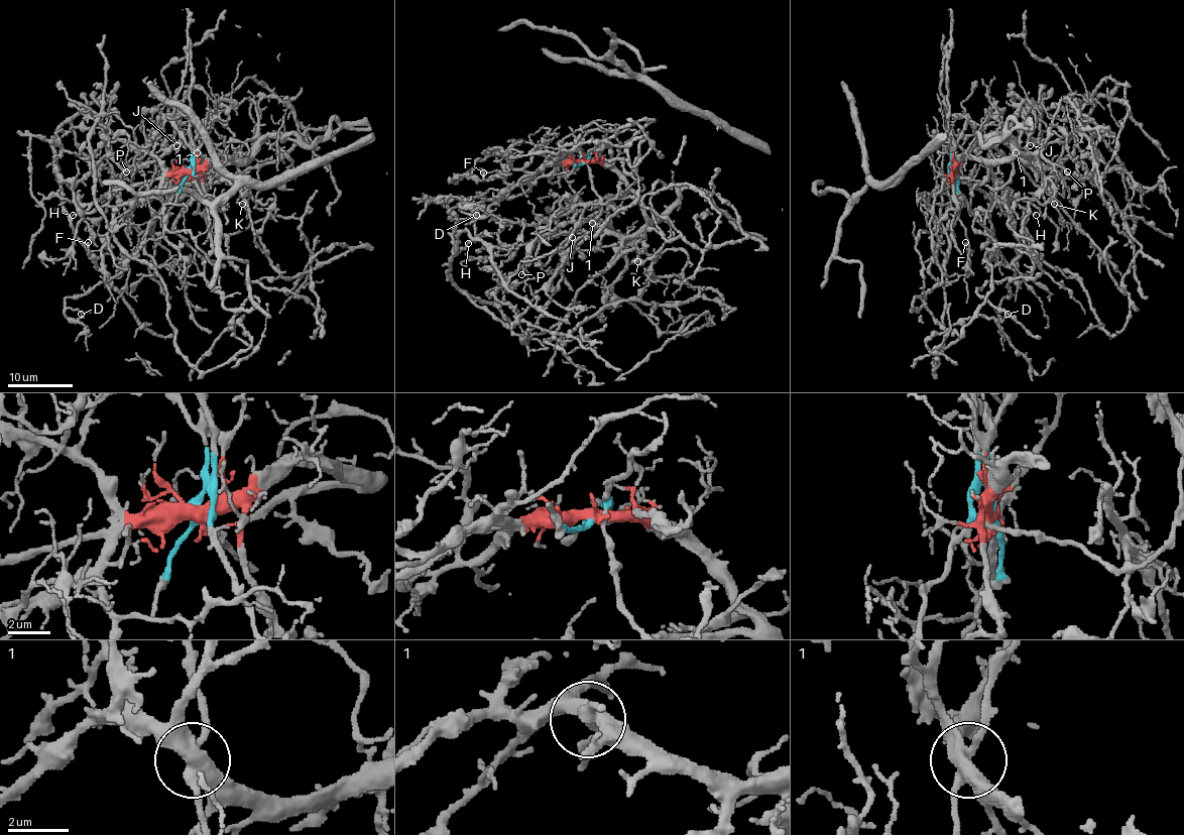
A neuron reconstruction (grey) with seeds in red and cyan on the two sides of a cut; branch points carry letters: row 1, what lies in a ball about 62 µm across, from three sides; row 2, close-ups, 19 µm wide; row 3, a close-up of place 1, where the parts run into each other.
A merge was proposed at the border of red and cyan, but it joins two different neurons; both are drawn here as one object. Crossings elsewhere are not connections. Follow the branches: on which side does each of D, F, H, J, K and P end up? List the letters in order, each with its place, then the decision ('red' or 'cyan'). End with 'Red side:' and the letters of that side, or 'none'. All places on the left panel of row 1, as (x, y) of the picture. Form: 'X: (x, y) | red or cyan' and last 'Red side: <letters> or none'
D: (81, 314) | red
F: (88, 242) | red
H: (73, 215) | red
J: (176, 145) | red
K: (242, 204) | red
P: (126, 171) | red
Red side: D, F, H, J, K, P

